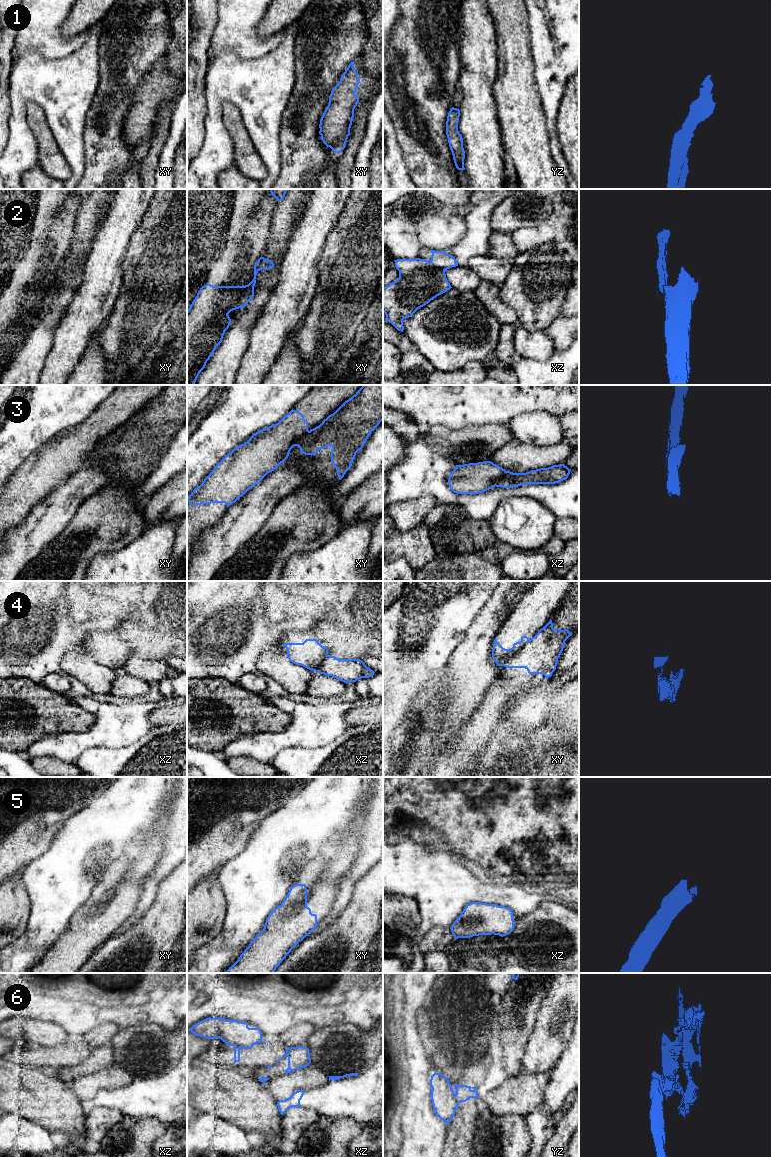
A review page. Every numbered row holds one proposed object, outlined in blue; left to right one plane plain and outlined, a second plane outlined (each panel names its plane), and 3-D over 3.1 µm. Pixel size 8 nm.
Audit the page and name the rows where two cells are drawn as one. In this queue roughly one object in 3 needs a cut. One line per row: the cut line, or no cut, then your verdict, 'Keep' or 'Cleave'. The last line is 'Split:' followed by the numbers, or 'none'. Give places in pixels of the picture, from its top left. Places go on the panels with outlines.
1: No split. Keep
2: Split along xy (245, 286), (241, 293), (238, 307). Cleave
3: Split along xy (309, 431), (295, 445). Cleave
4: Split along xy (529, 640), (502, 665). Cleave
5: No split. Keep
6: Split along xz (253, 1044), (235, 1046). Cleave
Split: 2, 3, 4, 6

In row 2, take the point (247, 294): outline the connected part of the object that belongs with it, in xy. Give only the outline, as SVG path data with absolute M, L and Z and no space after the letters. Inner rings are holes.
M260 257L258 259L258 261L254 265L254 278L248 285L245 285L245 288L241 293L241 297L239 299L240 309L243 309L254 296L254 286L256 284L255 279L256 279L257 273L262 269L269 270L270 268L273 268L273 267L274 267L273 261L267 260L264 257Z

